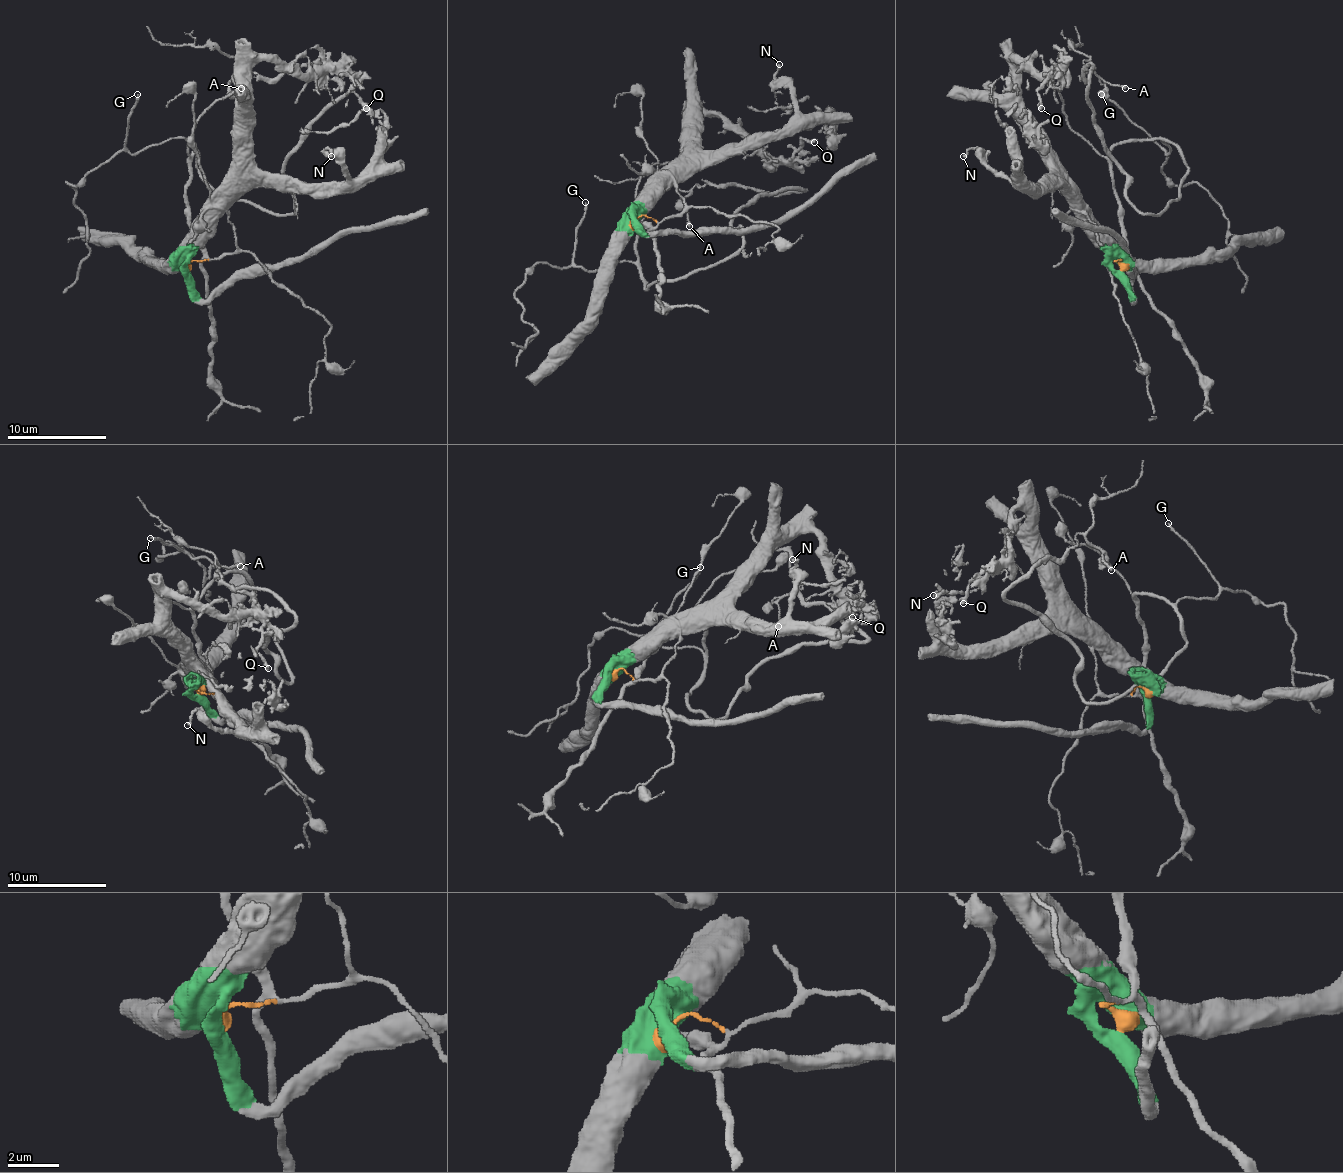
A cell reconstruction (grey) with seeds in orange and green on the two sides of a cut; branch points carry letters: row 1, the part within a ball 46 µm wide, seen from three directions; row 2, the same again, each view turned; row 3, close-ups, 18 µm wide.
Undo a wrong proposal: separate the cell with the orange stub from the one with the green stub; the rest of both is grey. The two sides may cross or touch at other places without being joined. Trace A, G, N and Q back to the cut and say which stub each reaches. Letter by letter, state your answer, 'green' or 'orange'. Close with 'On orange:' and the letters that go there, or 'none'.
A: orange
G: orange
N: green
Q: green
On orange: A, G

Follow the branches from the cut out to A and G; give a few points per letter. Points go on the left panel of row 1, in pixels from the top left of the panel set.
A: (187, 272), (210, 260), (187, 138), (225, 195), (292, 215), (284, 158), (356, 76), (247, 61), (242, 89)
G: (187, 272), (195, 260), (210, 260), (185, 195), (195, 148), (168, 138), (130, 153), (128, 114), (138, 94)

